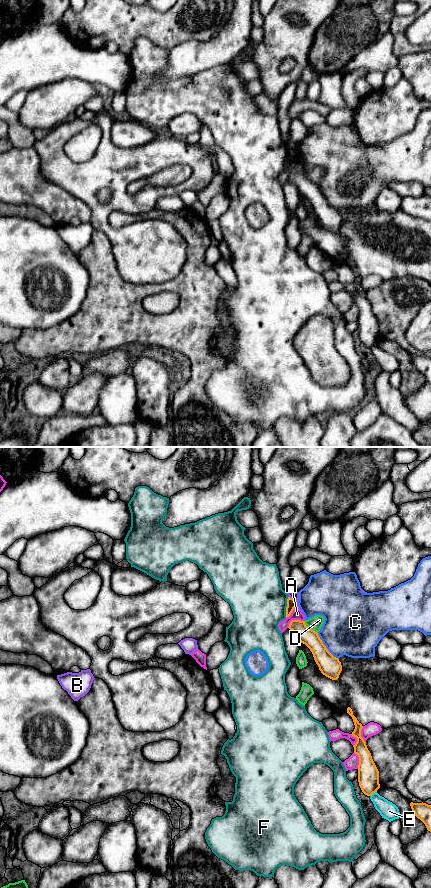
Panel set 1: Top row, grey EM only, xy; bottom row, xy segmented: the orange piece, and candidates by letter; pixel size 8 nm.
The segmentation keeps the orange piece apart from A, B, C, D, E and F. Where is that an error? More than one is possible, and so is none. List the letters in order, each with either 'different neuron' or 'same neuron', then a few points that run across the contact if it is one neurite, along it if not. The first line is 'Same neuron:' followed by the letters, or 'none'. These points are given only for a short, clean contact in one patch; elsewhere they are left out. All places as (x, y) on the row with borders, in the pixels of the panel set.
Same neuron: none
A: different neuron
B: different neuron | xy (288, 596), (297, 602)
C: different neuron
D: different neuron | xy (304, 621), (317, 633)
E: different neuron
F: different neuron

